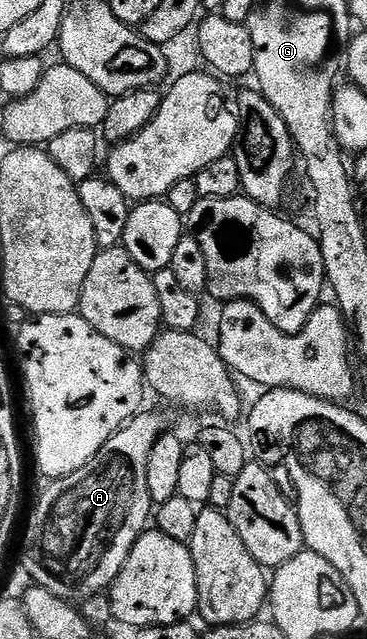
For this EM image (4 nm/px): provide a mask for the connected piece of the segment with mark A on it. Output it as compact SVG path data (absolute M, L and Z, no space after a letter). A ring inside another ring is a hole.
M146 413L135 414L110 437L100 452L96 452L96 456L92 456L92 460L88 460L88 464L84 464L84 468L53 479L26 518L26 531L22 534L22 566L33 585L44 588L64 602L80 604L86 598L109 591L128 560L130 549L147 529L146 521L149 518L151 521L152 503L146 487L148 452L164 432L164 426L160 415Z

